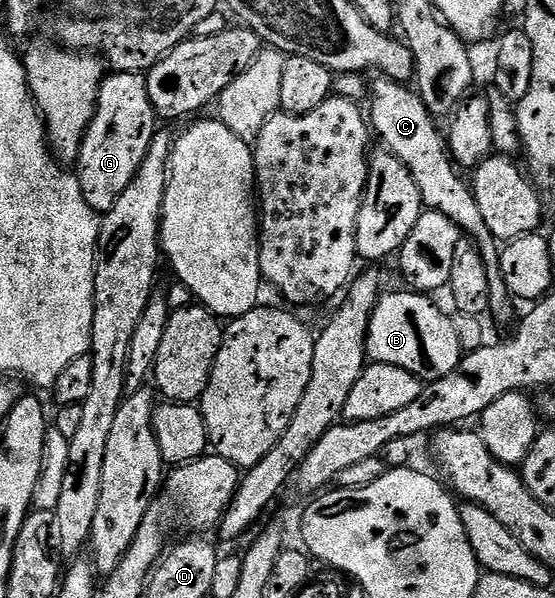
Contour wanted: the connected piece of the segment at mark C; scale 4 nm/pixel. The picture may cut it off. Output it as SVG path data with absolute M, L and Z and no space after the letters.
M377 76L372 85L372 113L370 109L370 125L380 136L379 144L393 153L397 159L414 175L414 183L418 183L418 191L424 200L425 210L433 209L446 219L450 219L459 227L461 234L475 241L478 251L482 251L482 259L486 263L486 275L490 279L491 316L500 321L508 321L512 317L513 298L508 292L500 270L501 246L496 236L486 227L486 219L482 219L482 210L476 202L476 194L469 182L459 177L457 166L451 153L448 152L445 134L439 129L437 118L422 103L419 93L407 84L390 81L386 77Z

